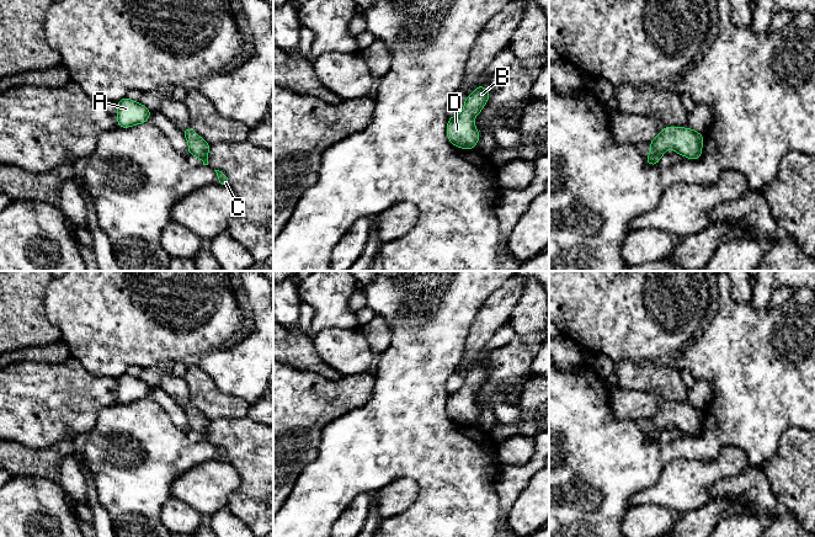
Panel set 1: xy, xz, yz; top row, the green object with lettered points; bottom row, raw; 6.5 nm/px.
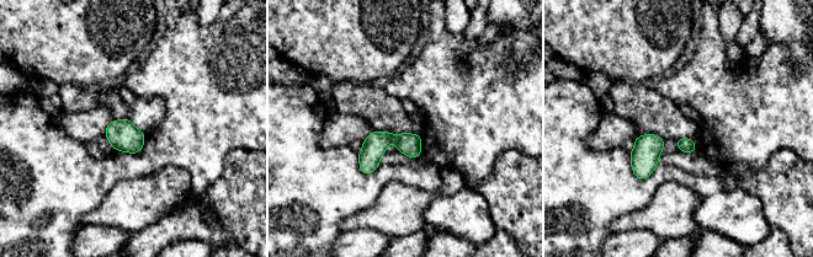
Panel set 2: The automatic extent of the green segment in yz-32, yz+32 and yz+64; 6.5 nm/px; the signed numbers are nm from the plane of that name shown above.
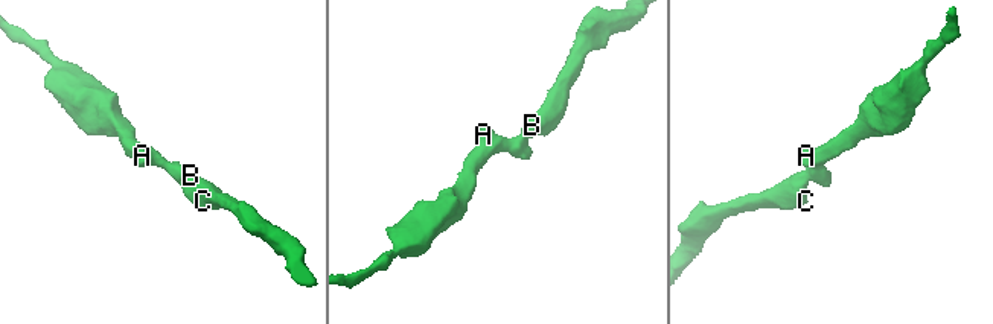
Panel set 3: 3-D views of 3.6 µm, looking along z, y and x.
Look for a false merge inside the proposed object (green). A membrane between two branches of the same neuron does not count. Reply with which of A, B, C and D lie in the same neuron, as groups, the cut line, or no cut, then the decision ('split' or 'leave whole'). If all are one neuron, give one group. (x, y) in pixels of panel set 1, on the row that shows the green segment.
groups A B C D; cut none; leave whole

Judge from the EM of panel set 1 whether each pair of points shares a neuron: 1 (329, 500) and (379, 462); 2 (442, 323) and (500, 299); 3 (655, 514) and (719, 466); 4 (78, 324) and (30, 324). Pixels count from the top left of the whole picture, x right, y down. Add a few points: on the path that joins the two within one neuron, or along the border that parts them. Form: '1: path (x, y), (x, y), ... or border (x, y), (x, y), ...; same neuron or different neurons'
1: path (341, 488), (367, 462); same neuron
2: border (499, 287), (481, 306), (469, 328), (468, 335); different neurons
3: border (635, 505), (658, 504), (674, 509), (680, 514); different neurons
4: border (44, 296), (44, 314), (58, 329), (62, 340); different neurons

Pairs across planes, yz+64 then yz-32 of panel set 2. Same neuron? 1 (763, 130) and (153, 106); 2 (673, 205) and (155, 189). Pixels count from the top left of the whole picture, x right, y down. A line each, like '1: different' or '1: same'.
1: different
2: same

